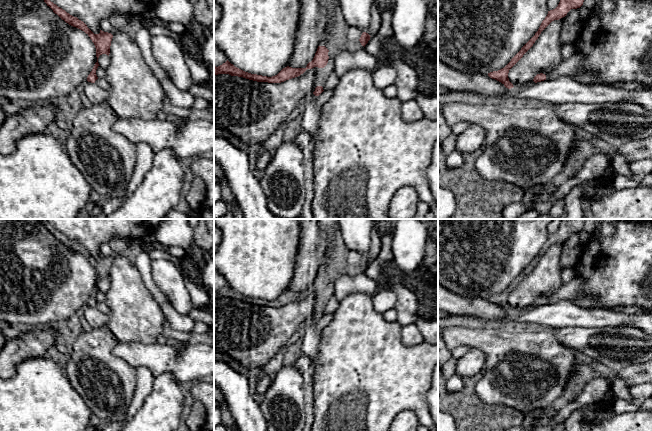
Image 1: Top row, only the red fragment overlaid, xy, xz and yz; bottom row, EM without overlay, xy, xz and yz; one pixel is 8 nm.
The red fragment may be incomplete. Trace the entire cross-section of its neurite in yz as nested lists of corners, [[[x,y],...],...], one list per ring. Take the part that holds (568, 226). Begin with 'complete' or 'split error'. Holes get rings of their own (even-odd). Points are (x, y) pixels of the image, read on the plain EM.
complete | [[[566,219],[561,221],[558,230],[548,235],[547,240],[542,245],[535,259],[521,272],[521,274],[511,283],[511,285],[502,293],[488,297],[488,300],[501,306],[506,312],[513,312],[509,305],[509,294],[523,281],[523,279],[533,270],[541,256],[554,244],[559,244],[567,239],[571,233],[580,232],[583,229],[584,221],[581,219]]]

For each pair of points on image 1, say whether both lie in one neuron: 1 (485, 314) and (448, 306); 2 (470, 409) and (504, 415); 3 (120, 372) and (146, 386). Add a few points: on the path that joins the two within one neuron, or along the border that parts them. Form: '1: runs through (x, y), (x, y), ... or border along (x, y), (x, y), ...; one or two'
1: runs through (476, 307), (457, 306); one
2: runs through (478, 415), (496, 415); one
3: border along (137, 369), (137, 384), (132, 400), (129, 403); two

